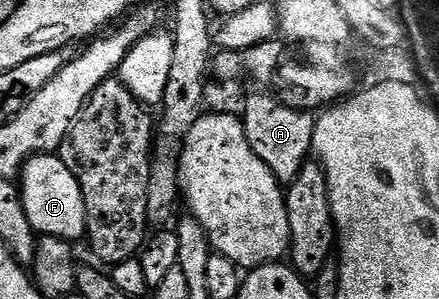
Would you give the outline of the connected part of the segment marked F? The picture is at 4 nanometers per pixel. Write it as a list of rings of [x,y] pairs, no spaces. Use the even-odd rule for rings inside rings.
[[[61,155],[32,156],[22,165],[20,195],[28,214],[28,222],[35,233],[43,236],[59,236],[71,242],[81,241],[86,234],[86,211],[80,182],[72,178],[72,170],[64,166]]]

